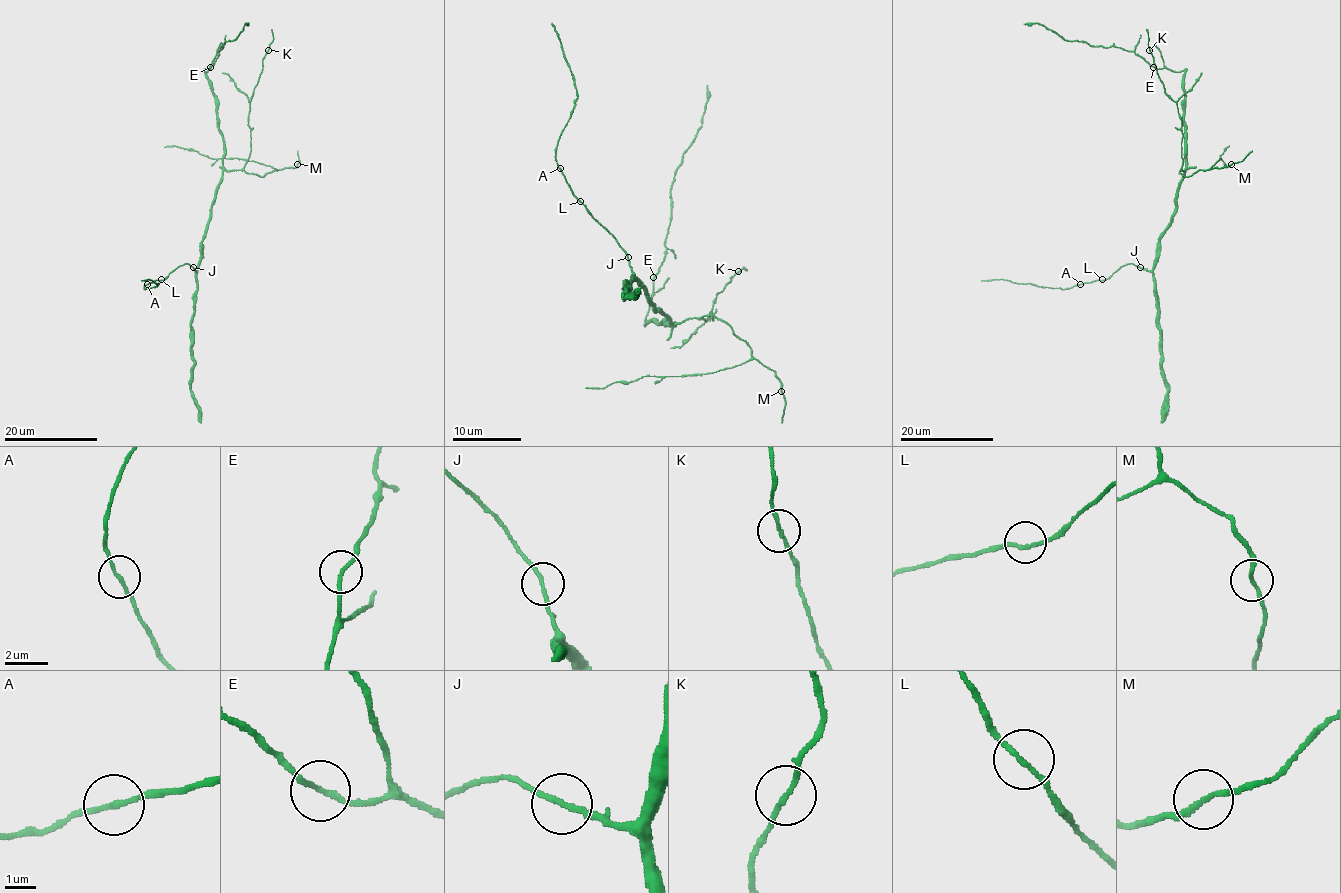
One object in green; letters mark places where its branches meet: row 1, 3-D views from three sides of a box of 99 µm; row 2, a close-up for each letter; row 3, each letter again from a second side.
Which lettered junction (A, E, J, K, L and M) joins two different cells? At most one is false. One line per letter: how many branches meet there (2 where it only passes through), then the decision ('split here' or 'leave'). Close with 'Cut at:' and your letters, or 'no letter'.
A: 2 | leave
E: 2 | leave
J: 2 | leave
K: 2 | leave
L: 2 | leave
M: 2 | leave
Cut at: no letter

